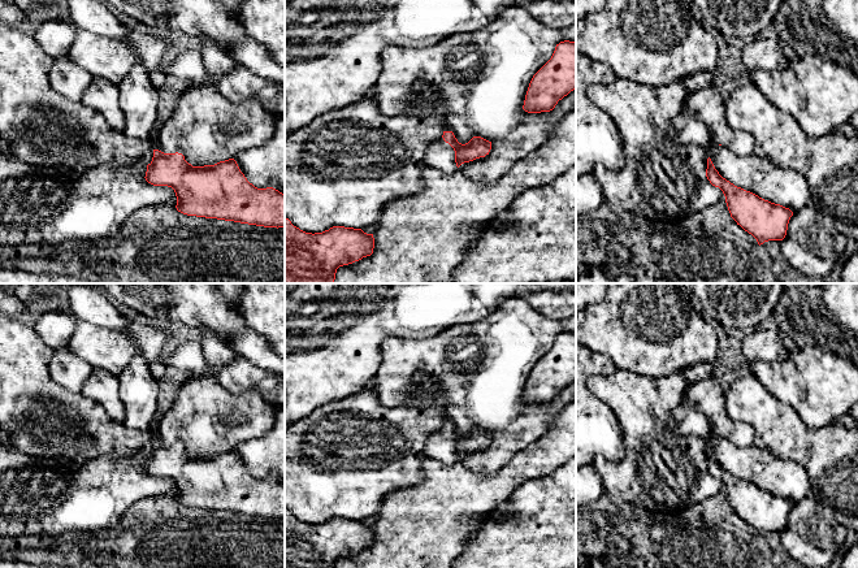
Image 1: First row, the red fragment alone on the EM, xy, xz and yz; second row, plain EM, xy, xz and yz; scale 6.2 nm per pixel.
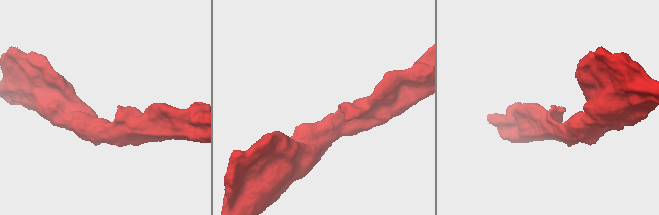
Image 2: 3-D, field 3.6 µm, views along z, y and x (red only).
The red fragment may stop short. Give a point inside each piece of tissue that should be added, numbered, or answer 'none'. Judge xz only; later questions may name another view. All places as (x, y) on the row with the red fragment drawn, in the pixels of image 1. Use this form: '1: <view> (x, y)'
1: xz (440, 155)

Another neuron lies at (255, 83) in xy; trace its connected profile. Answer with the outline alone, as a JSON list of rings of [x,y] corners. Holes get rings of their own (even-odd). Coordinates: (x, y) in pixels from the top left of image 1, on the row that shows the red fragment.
[[[235,66],[217,81],[218,92],[233,103],[259,99],[274,116],[285,114],[285,86],[264,81],[243,66]]]

